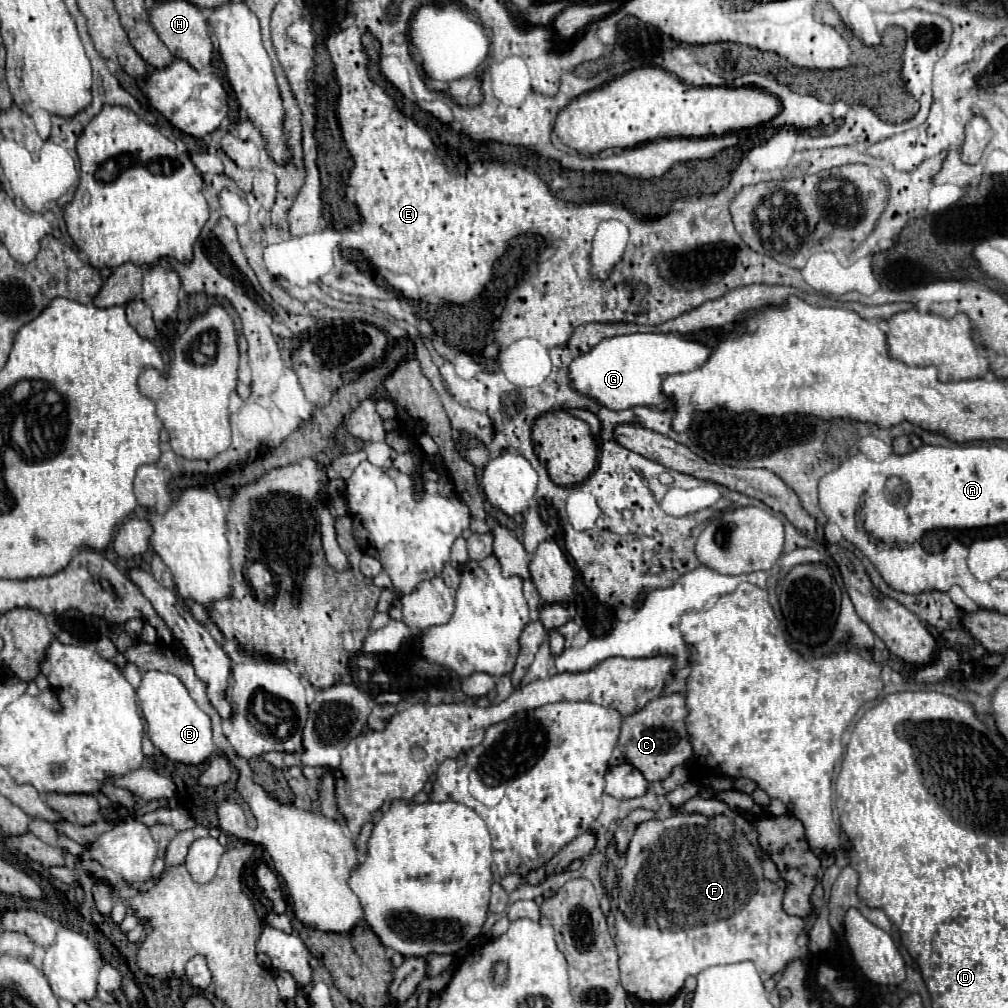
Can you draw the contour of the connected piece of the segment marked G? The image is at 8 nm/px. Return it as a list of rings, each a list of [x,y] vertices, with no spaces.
[[[635,333],[603,339],[589,353],[573,359],[569,377],[579,393],[597,399],[601,405],[621,411],[637,405],[663,407],[669,397],[661,391],[661,383],[667,375],[681,371],[693,371],[701,367],[711,355],[711,349],[699,341],[685,339],[677,333]]]

